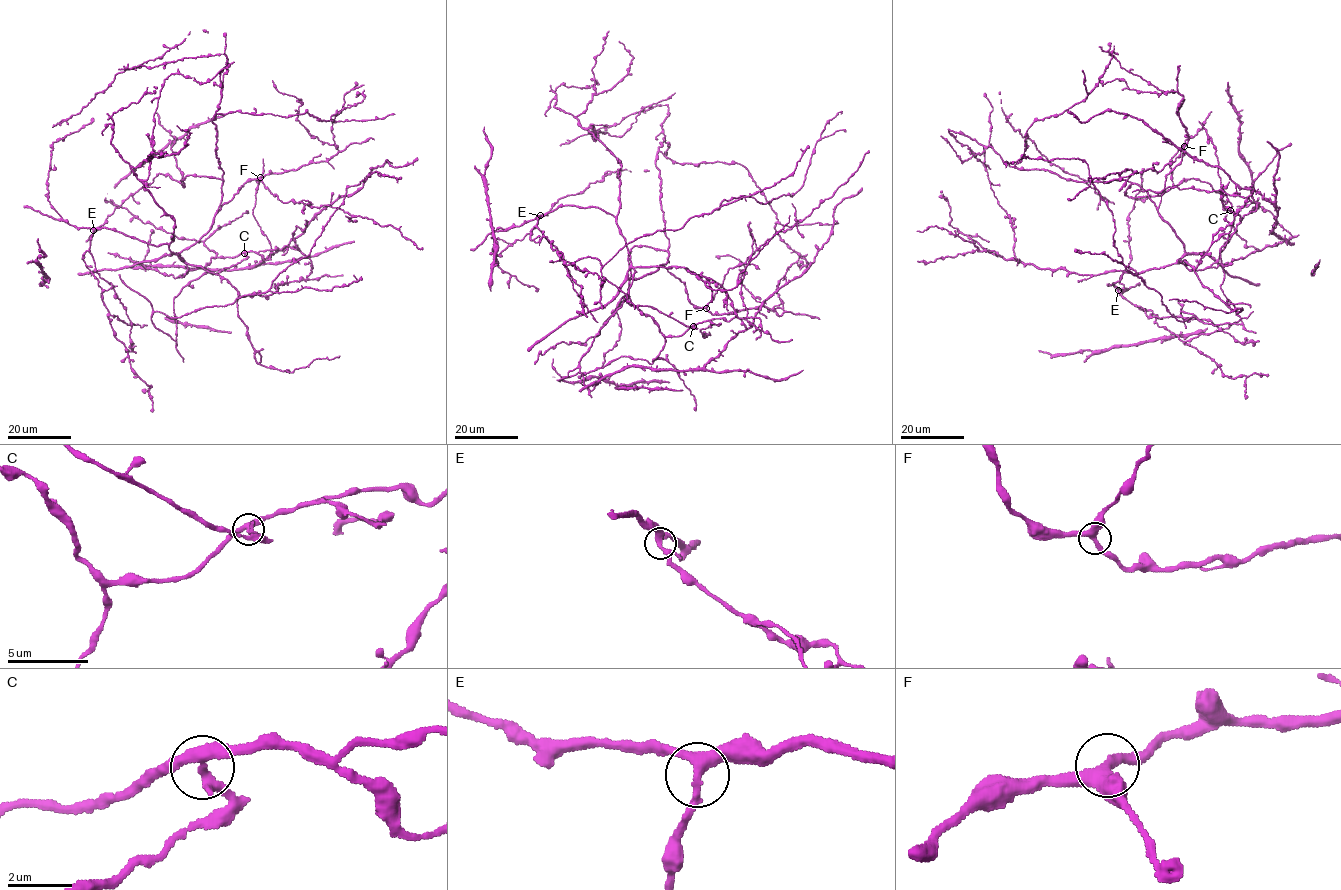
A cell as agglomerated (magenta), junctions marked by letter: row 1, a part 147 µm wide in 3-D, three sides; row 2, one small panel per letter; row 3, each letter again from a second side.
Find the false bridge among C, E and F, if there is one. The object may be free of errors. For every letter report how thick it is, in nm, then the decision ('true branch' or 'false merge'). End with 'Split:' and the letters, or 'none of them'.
C: 320 nm | false merge
E: 320 nm | true branch
F: 320 nm | true branch
Split: C

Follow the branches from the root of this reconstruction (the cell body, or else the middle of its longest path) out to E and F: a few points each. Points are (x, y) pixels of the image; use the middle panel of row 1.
E: (682, 334), (663, 336), (631, 301), (635, 270), (615, 218), (598, 208), (570, 205), (540, 215)
F: (682, 334), (663, 336), (633, 303), (630, 269), (635, 279), (662, 265), (690, 302), (706, 308)

